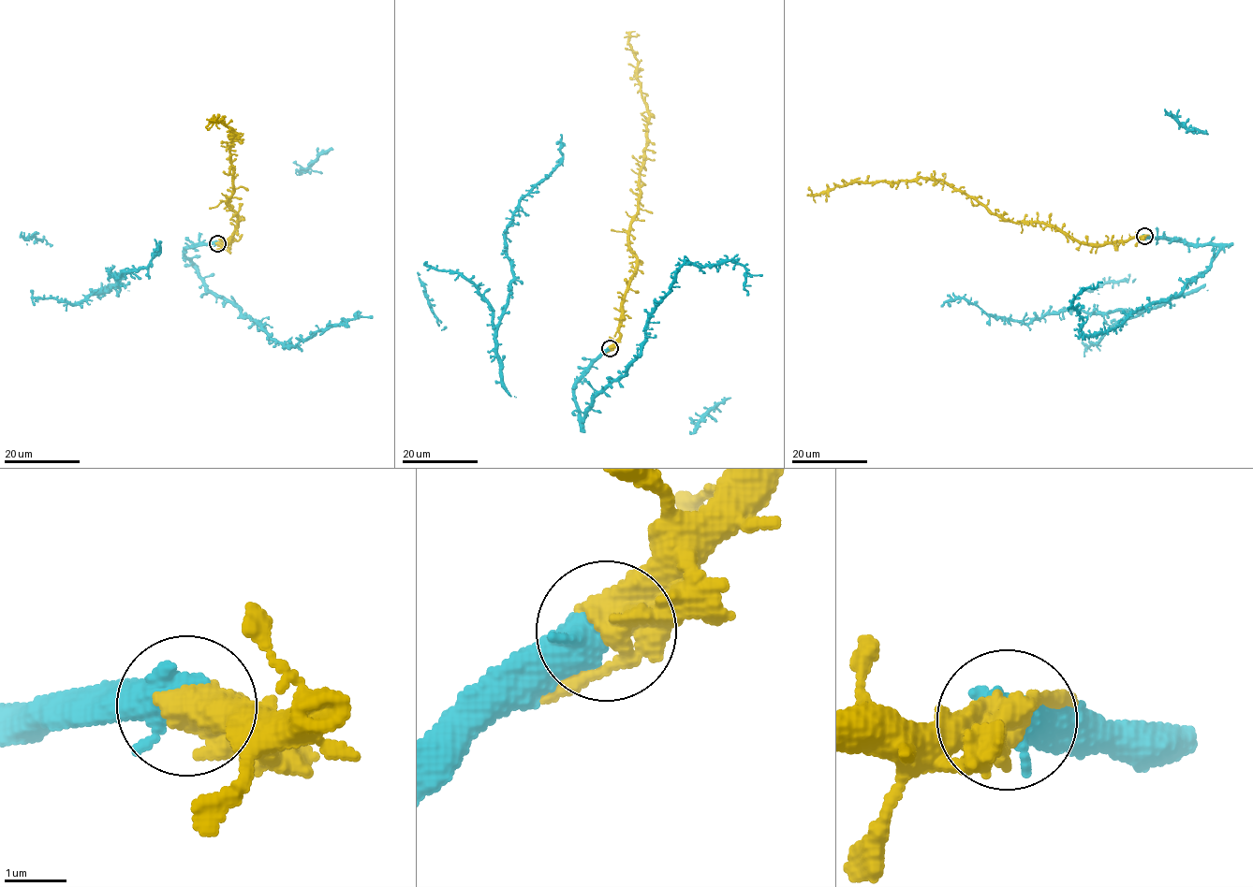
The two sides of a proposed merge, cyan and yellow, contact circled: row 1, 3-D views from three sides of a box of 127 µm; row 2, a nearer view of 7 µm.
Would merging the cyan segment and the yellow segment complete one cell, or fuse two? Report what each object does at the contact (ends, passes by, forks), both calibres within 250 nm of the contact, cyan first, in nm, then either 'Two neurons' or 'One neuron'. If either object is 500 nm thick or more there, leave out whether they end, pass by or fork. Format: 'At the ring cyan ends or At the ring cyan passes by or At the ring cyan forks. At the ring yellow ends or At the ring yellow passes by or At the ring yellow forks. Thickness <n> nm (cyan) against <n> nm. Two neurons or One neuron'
Thickness 650 nm (cyan) against 500 nm. One neuron

